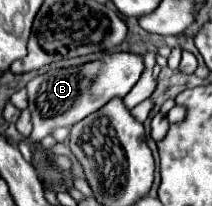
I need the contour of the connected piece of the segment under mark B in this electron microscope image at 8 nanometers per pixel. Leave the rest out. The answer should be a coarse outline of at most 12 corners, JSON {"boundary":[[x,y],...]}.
{"boundary":[[136,53],[48,69],[28,81],[32,141],[124,99]]}

